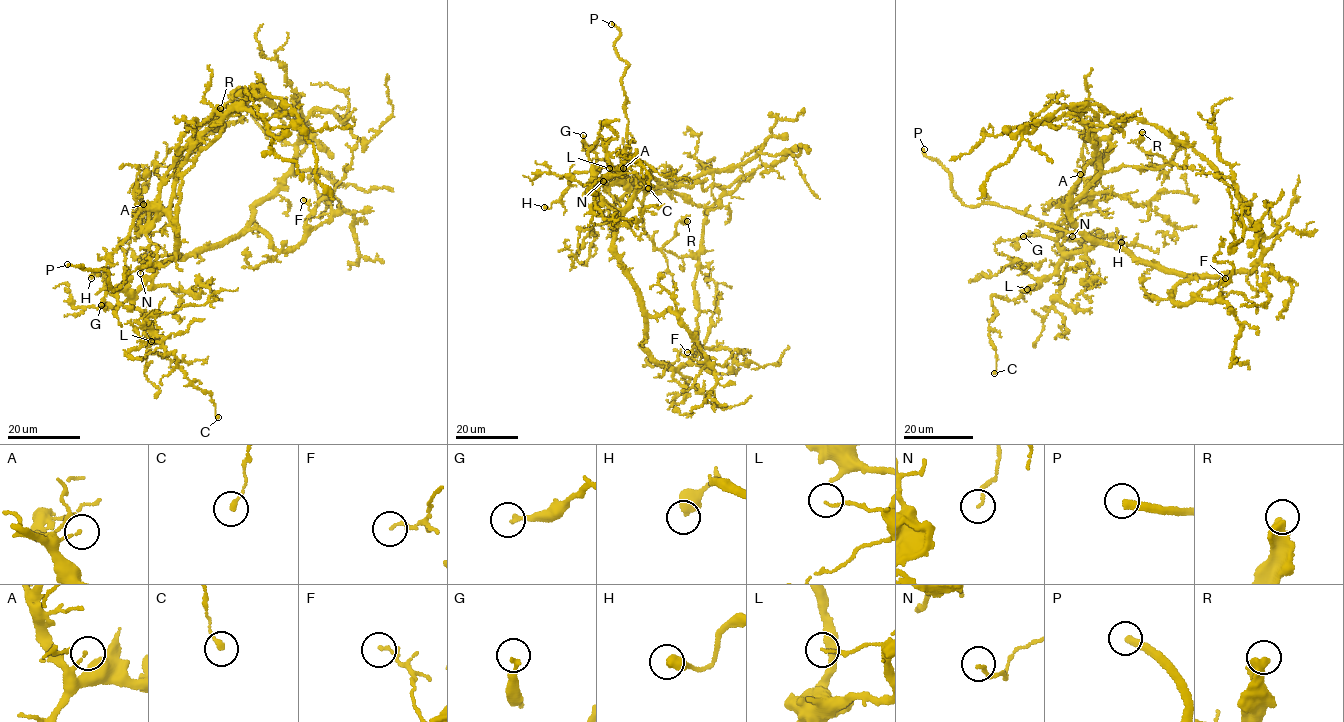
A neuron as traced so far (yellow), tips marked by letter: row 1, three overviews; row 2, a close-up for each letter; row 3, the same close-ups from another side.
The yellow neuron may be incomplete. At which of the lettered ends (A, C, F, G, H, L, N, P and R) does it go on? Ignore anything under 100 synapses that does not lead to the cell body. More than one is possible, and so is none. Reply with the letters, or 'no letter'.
P

